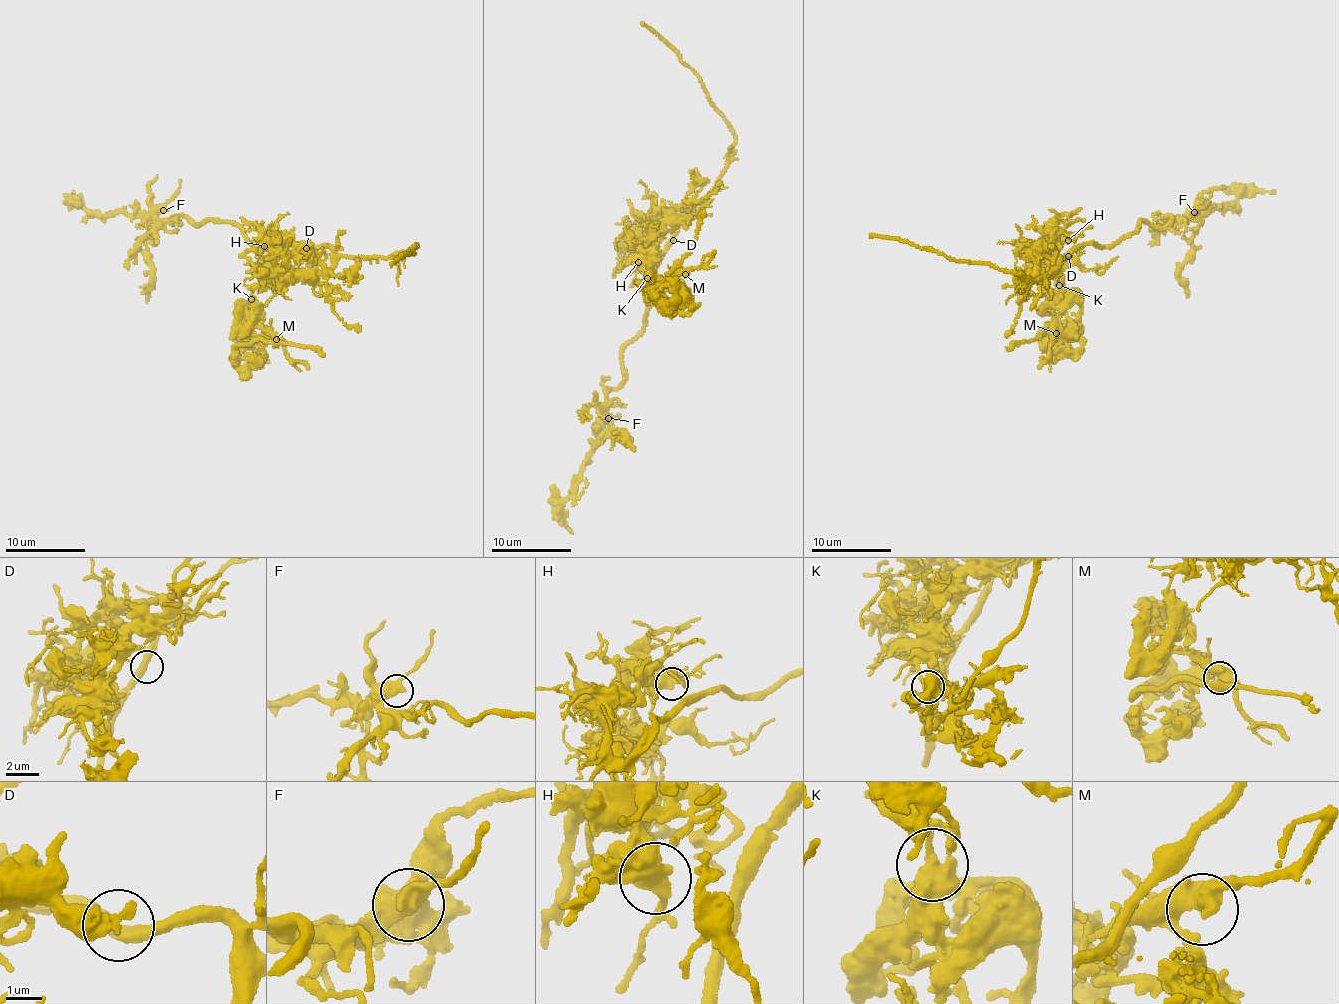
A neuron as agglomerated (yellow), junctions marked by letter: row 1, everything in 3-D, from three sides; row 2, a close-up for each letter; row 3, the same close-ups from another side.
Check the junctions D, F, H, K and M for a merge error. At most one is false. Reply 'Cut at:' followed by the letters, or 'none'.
Cut at: K

